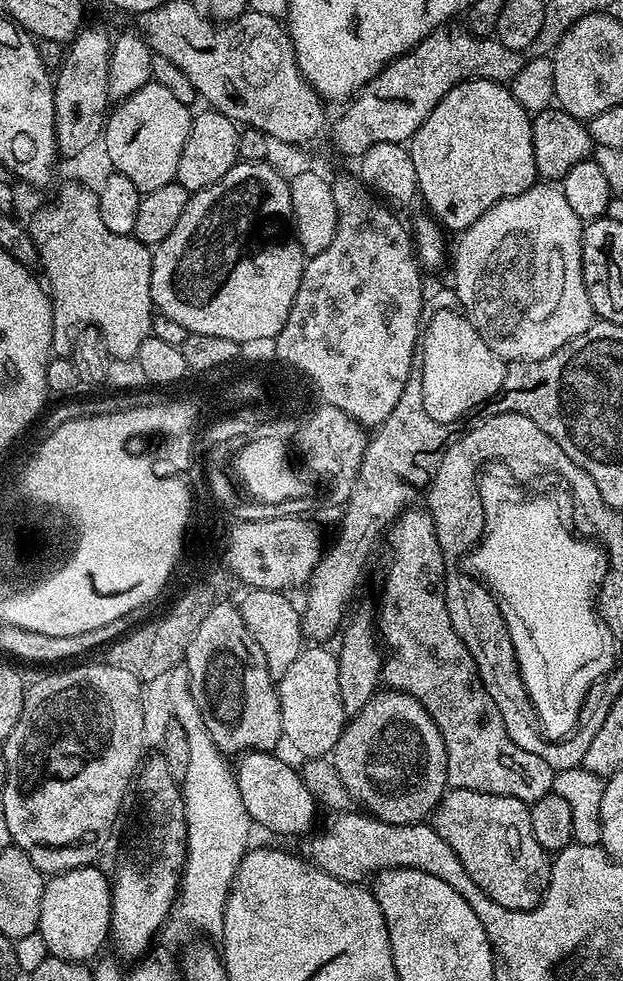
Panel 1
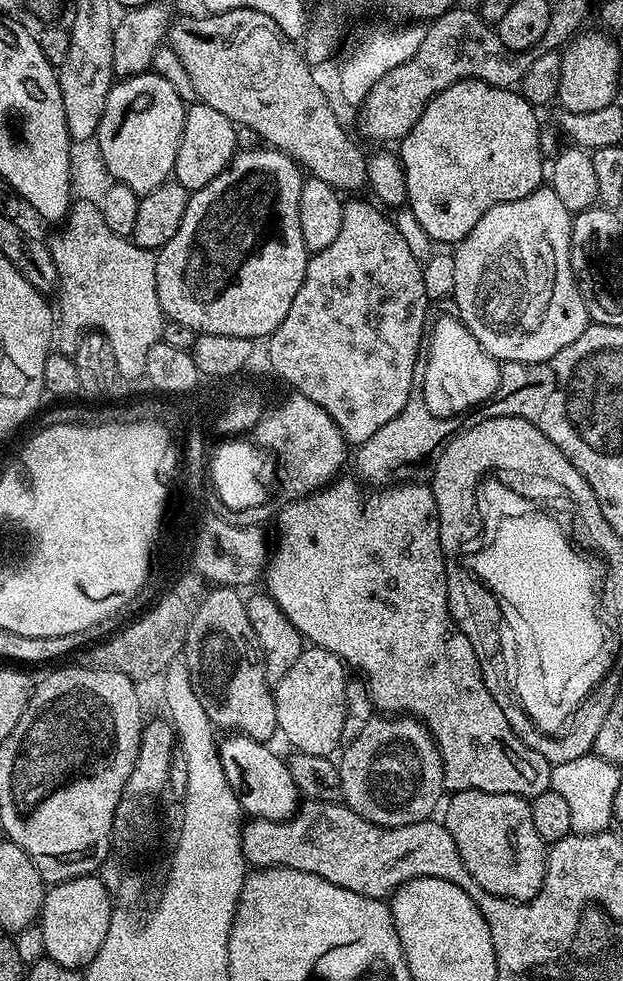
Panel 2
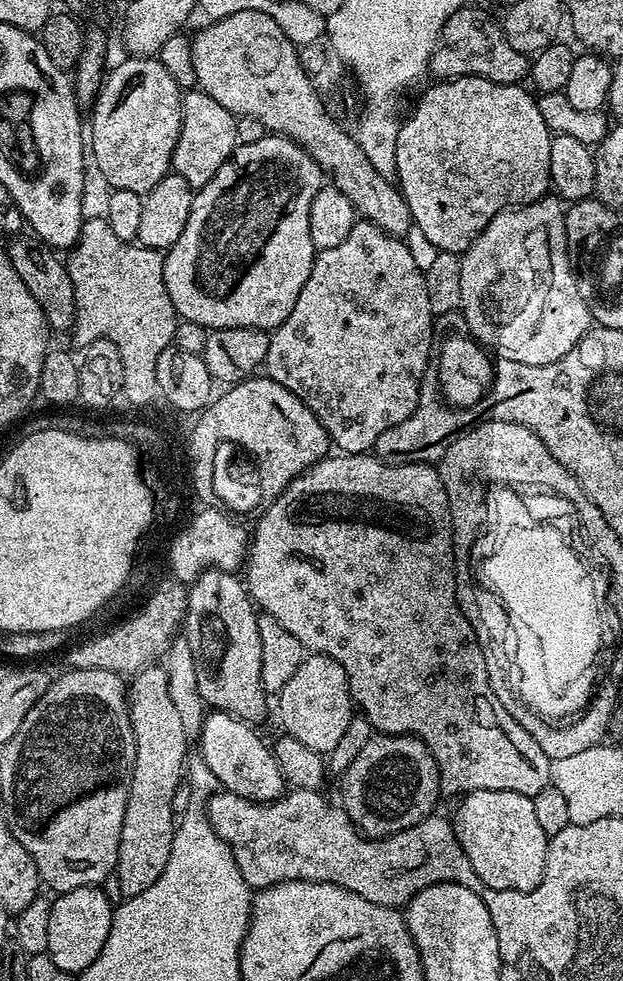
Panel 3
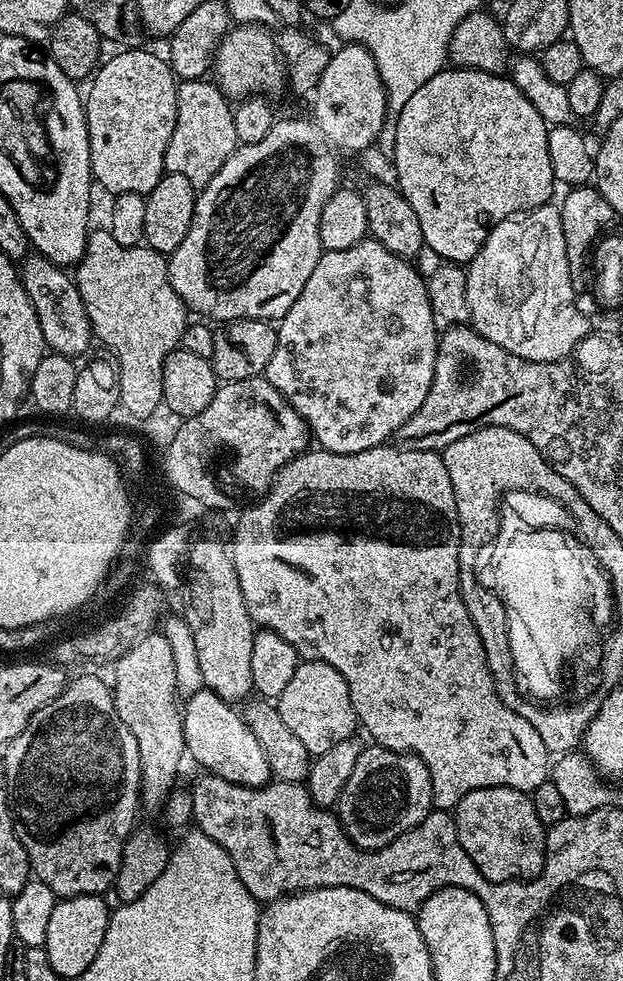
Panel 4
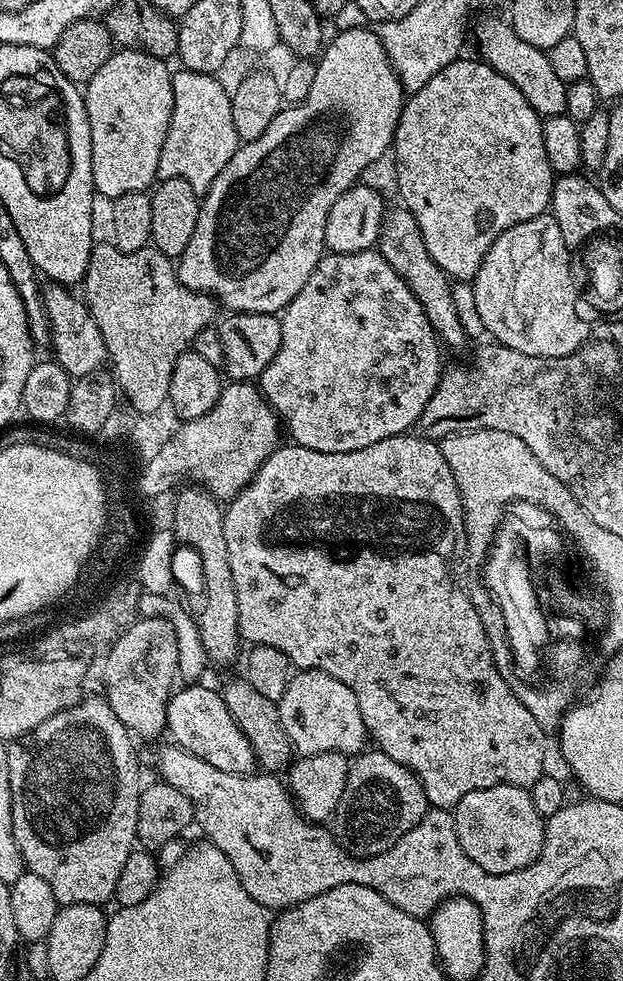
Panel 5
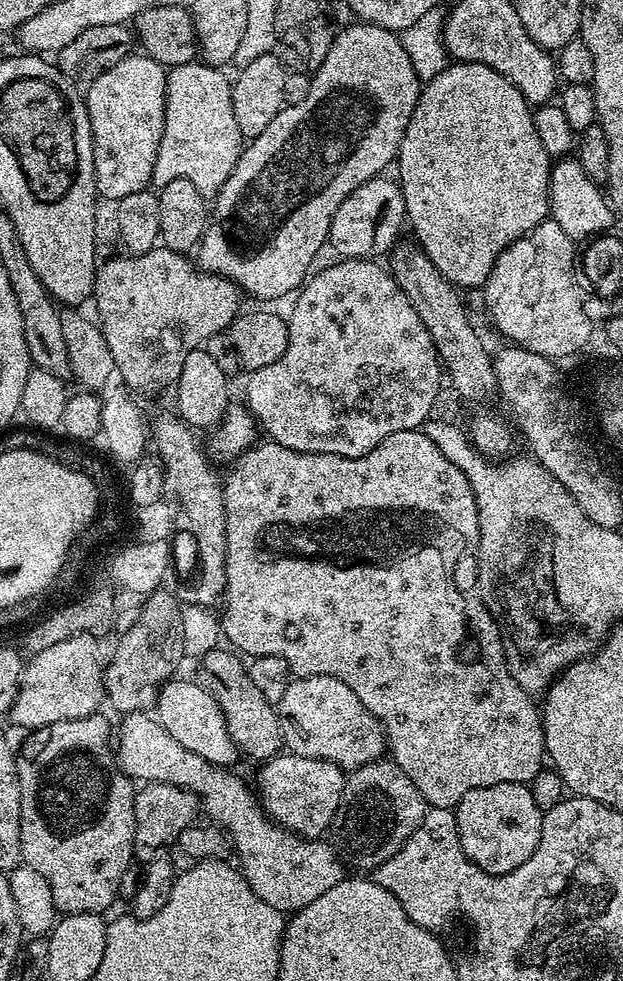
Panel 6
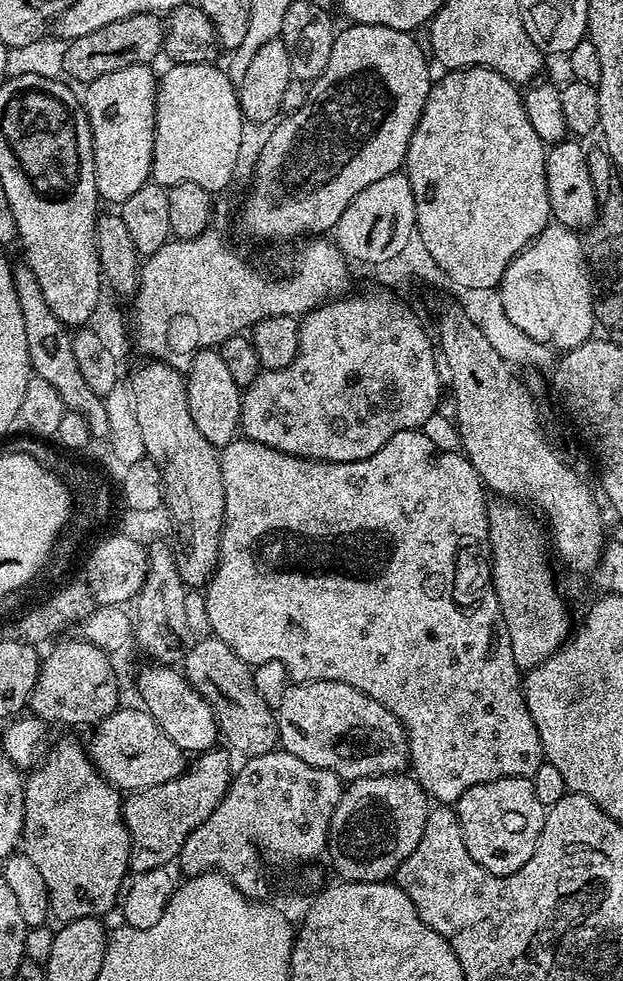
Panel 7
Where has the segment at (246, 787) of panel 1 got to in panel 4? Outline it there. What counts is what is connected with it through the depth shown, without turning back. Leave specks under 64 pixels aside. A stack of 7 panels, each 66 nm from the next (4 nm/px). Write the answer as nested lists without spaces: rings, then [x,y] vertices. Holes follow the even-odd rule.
[[[206,687],[187,697],[182,706],[184,747],[187,755],[204,767],[201,769],[205,773],[247,788],[261,788],[273,779],[270,762],[266,762],[266,754],[262,754],[262,746],[258,746],[258,738],[254,738],[243,715],[232,708],[235,707],[229,701],[218,698]]]

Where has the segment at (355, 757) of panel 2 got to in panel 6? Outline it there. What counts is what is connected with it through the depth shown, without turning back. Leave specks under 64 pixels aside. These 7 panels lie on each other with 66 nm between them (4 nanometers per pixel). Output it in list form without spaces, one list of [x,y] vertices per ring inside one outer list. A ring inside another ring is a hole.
[[[381,758],[347,773],[342,802],[332,819],[330,840],[349,869],[371,870],[402,850],[410,834],[414,834],[422,822],[425,811],[418,786],[414,786],[391,759]]]

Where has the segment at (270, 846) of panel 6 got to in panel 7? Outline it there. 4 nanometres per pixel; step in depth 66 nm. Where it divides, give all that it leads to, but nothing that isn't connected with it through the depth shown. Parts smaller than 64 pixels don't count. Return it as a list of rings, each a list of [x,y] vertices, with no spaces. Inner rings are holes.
[[[121,706],[115,712],[95,725],[92,741],[86,744],[86,751],[100,775],[118,790],[131,794],[158,786],[162,782],[170,782],[183,774],[186,767],[185,753],[181,752],[174,742],[154,722],[149,712],[143,707],[127,708]]]

